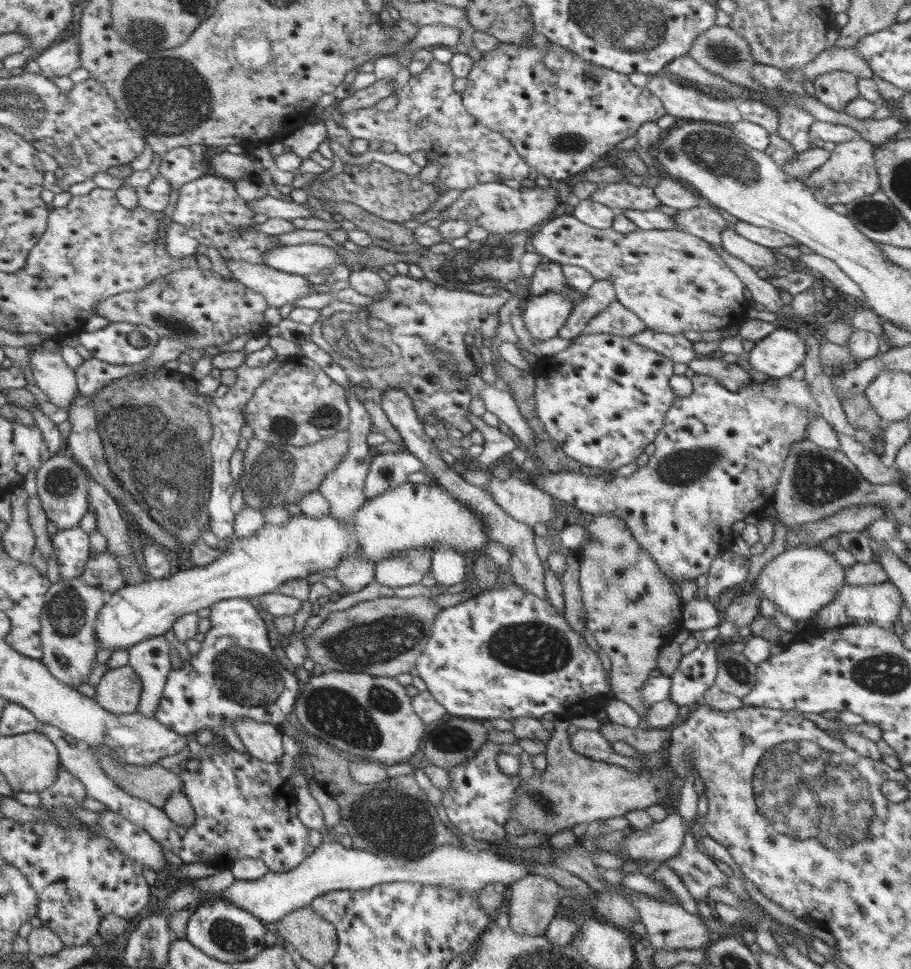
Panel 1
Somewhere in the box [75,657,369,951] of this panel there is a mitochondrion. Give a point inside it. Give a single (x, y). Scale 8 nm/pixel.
(130, 683)

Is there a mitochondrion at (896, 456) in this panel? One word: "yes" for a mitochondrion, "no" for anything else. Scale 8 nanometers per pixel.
no

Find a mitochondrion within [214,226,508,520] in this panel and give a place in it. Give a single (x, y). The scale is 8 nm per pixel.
(370, 343)

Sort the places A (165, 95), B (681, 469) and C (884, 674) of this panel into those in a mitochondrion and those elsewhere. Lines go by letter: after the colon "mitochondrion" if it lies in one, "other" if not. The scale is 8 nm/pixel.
A: mitochondrion
B: mitochondrion
C: mitochondrion

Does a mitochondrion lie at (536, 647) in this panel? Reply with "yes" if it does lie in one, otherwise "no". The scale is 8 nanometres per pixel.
yes

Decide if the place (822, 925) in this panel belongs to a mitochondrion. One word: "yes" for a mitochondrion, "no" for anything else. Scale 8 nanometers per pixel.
no

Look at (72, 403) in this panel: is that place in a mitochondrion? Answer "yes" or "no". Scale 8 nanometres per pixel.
no

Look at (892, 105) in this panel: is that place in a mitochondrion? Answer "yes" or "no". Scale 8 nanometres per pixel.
no

